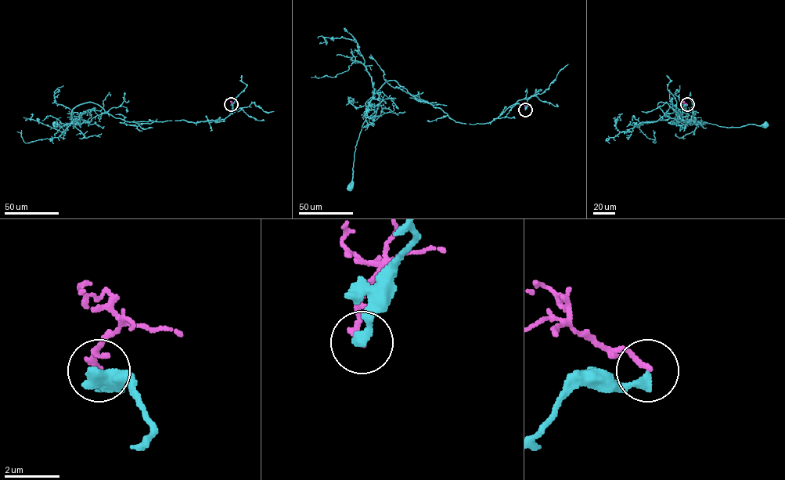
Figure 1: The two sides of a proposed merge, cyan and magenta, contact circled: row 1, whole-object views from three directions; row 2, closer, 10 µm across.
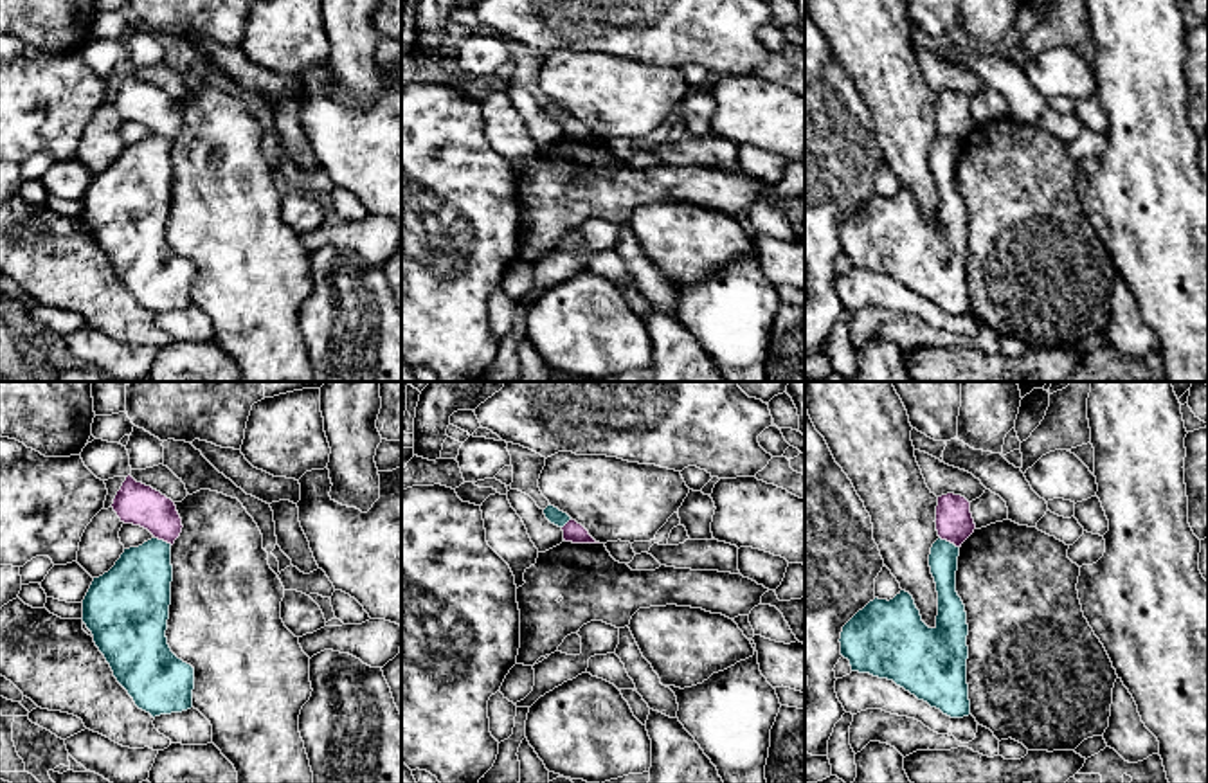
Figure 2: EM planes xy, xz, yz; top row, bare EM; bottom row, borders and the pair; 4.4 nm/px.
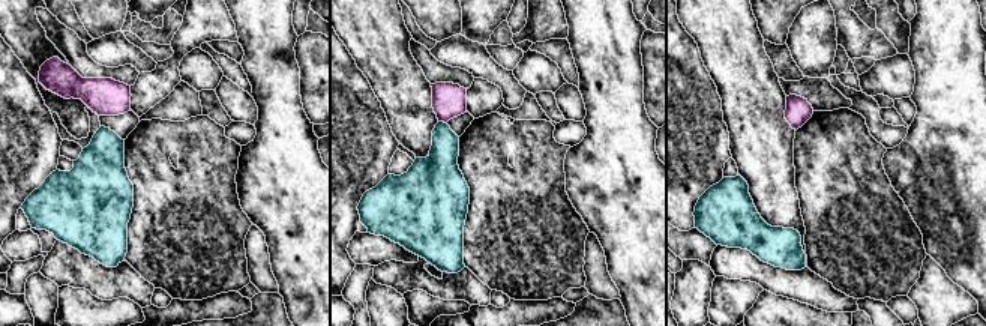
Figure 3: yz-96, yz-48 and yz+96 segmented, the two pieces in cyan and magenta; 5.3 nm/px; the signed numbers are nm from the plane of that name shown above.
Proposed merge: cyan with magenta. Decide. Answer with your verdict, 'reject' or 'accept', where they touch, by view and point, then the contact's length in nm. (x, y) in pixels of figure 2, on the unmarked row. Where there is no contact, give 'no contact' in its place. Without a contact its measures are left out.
reject | yz (949, 139) | 100 nm

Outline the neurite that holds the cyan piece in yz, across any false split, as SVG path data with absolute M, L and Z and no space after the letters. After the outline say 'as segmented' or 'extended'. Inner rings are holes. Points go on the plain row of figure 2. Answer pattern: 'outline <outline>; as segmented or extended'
outline M938 135L929 151L938 189L936 223L929 225L909 189L870 198L841 229L841 252L852 268L893 277L951 315L970 311L969 221L956 189L960 144Z; as segmented

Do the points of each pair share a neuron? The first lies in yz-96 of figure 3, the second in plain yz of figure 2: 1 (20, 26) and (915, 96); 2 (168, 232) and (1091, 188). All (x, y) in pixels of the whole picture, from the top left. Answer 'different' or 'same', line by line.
1: same
2: different

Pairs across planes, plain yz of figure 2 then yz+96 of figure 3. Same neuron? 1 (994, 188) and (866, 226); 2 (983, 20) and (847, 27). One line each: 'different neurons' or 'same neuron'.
1: same neuron
2: different neurons

